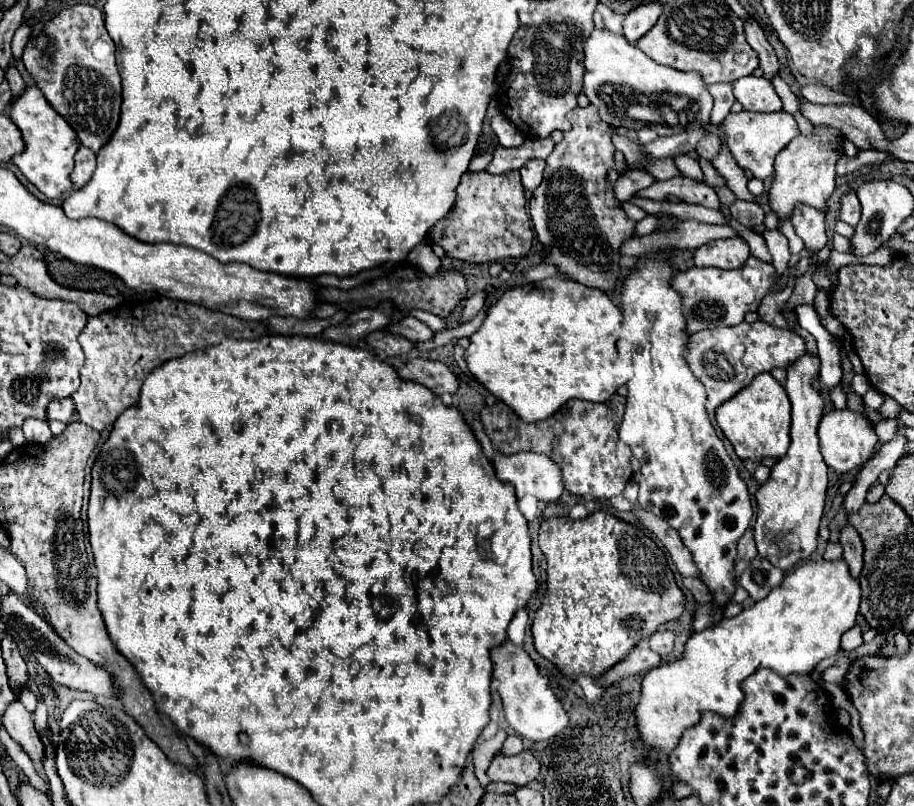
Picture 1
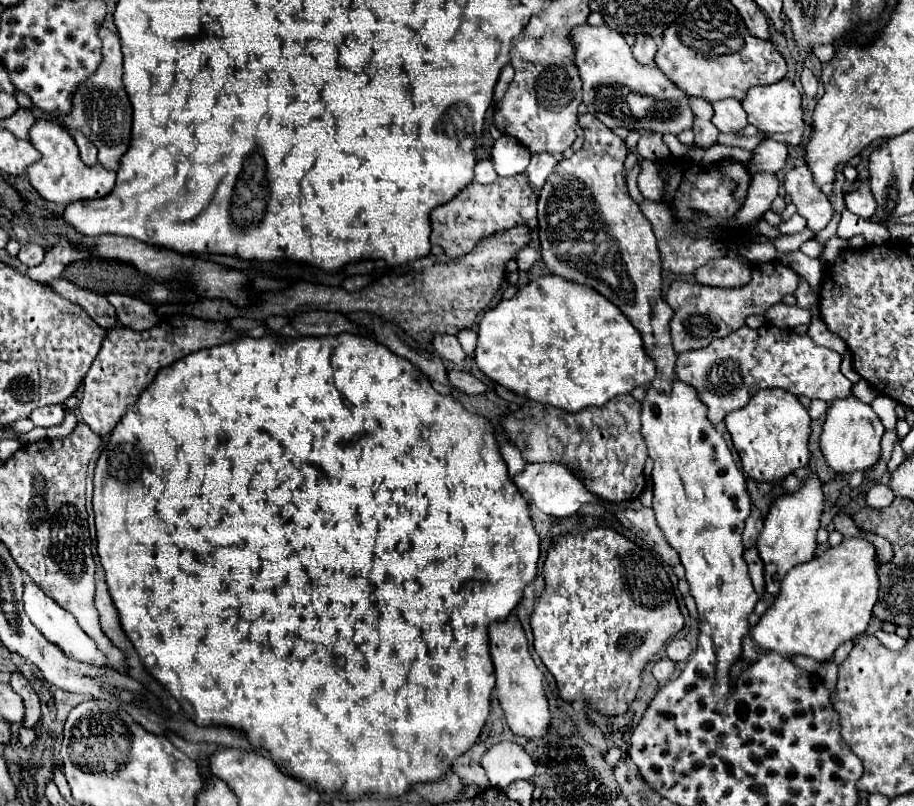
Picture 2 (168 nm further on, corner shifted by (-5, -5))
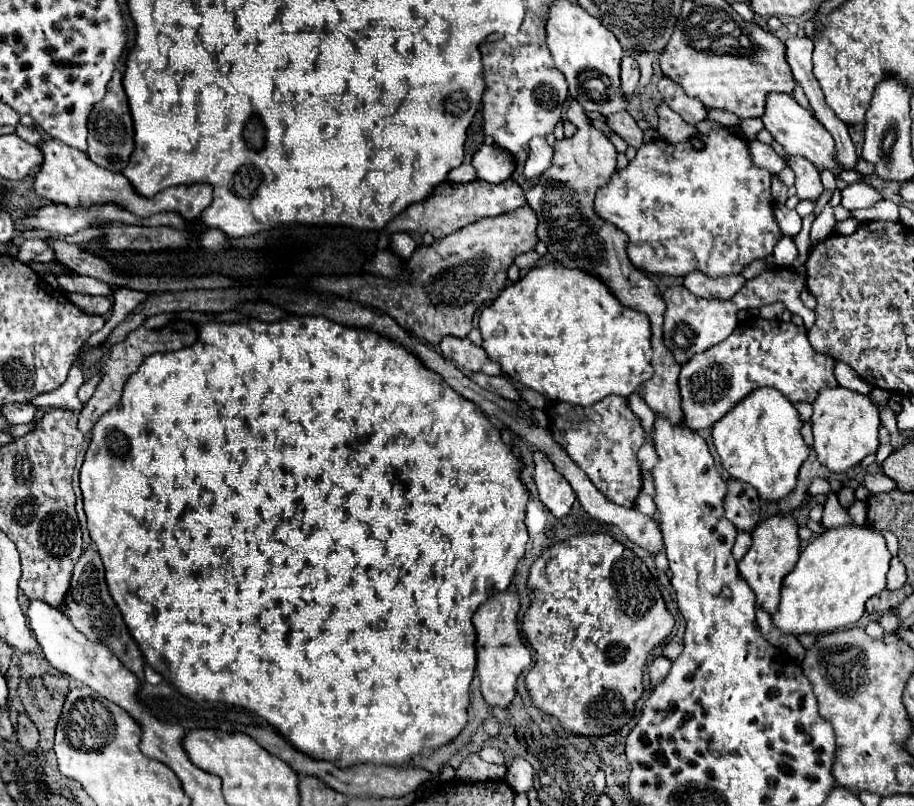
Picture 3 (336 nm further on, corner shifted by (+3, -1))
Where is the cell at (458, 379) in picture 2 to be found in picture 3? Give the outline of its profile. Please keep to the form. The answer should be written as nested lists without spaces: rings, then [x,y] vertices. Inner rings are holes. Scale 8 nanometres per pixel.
[[[473,373],[471,379],[473,379],[477,385],[481,385],[483,389],[487,389],[487,391],[491,391],[491,393],[497,393],[497,395],[501,395],[501,397],[505,397],[505,399],[511,399],[511,401],[515,401],[515,403],[521,403],[521,401],[523,401],[521,395],[519,395],[519,391],[513,387],[513,383],[511,383],[505,375],[501,375],[501,377],[491,377],[491,375],[485,375],[485,373]]]

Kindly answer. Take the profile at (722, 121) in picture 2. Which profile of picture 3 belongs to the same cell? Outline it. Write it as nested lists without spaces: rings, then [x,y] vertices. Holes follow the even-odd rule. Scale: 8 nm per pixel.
[[[743,119],[741,121],[741,131],[745,133],[745,137],[749,141],[755,141],[757,139],[757,133],[763,129],[763,123],[761,119]]]

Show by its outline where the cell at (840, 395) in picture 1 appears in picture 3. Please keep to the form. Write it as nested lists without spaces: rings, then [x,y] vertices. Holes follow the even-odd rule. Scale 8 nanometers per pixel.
[[[747,319],[739,323],[725,341],[693,355],[691,361],[681,367],[679,389],[685,425],[693,431],[713,427],[713,423],[759,387],[777,389],[793,405],[801,401],[813,403],[819,389],[837,387],[833,369],[835,361],[829,355],[811,349],[805,327],[783,323],[779,319]]]

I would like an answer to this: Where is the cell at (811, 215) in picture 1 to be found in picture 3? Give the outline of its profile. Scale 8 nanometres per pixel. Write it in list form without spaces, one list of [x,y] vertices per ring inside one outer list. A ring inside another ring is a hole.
[[[793,155],[793,157],[787,157],[787,165],[795,171],[797,197],[817,201],[823,191],[823,183],[821,183],[819,171],[813,167],[813,163],[801,155]]]

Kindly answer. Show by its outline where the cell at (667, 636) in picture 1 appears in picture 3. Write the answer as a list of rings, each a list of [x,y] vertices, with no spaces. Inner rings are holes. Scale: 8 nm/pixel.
[[[679,637],[669,639],[669,641],[665,643],[665,647],[663,647],[663,655],[665,655],[667,659],[671,659],[671,661],[675,661],[675,659],[681,655],[681,651],[683,651],[683,641],[681,641]]]

